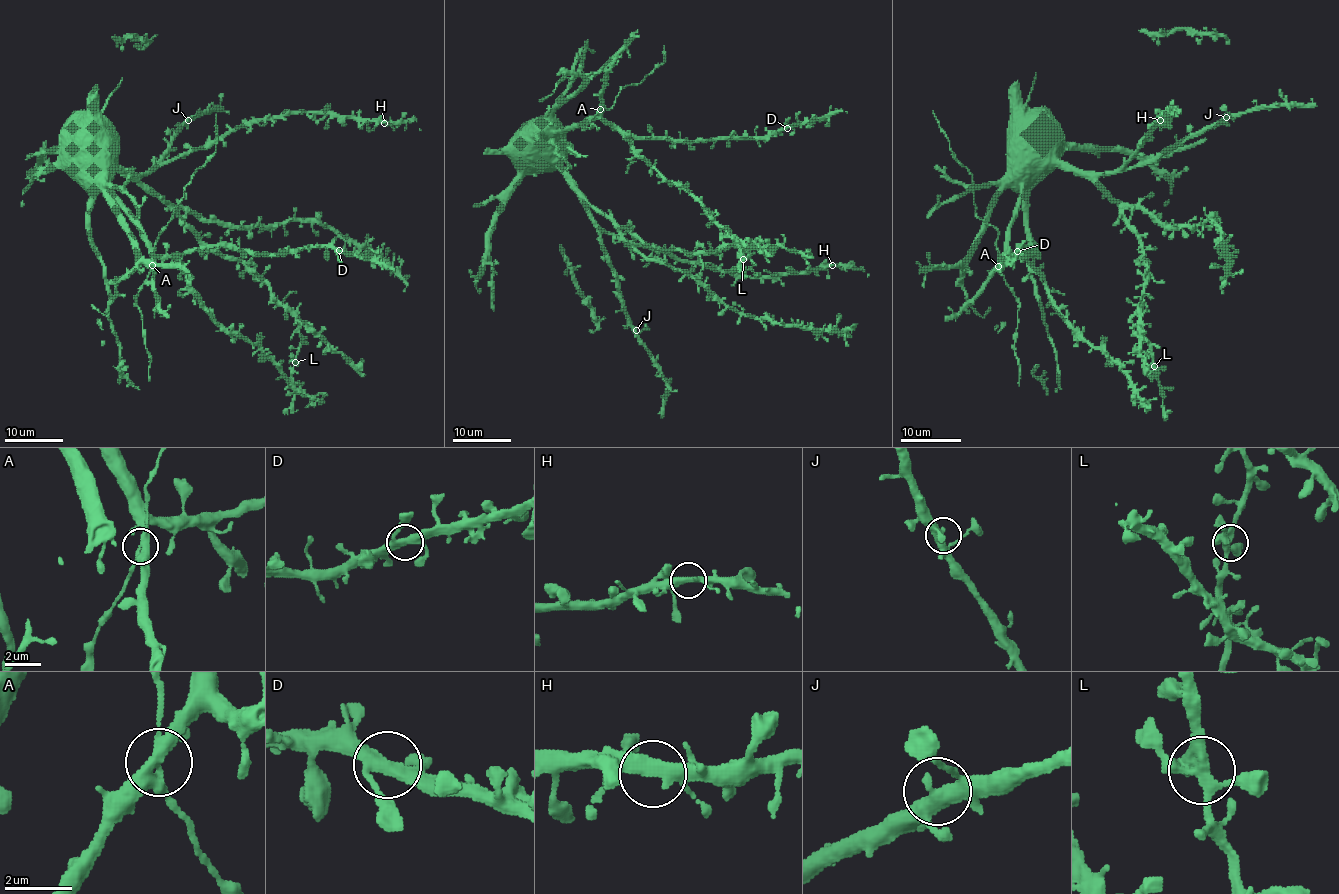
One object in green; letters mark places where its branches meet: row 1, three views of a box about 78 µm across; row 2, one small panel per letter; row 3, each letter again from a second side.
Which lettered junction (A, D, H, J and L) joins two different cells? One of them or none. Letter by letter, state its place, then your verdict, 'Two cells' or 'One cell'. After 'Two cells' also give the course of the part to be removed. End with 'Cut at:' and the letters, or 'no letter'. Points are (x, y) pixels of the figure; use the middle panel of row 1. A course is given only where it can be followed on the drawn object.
A: Place: (600, 109). One cell
D: Place: (787, 128). One cell
H: Place: (832, 265). One cell
J: Place: (636, 330). One cell
L: Place: (743, 259). One cell
Cut at: no letter

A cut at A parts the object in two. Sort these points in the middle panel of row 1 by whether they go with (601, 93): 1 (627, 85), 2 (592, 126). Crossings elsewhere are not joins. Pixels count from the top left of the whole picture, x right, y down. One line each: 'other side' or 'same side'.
1: other side
2: other side

